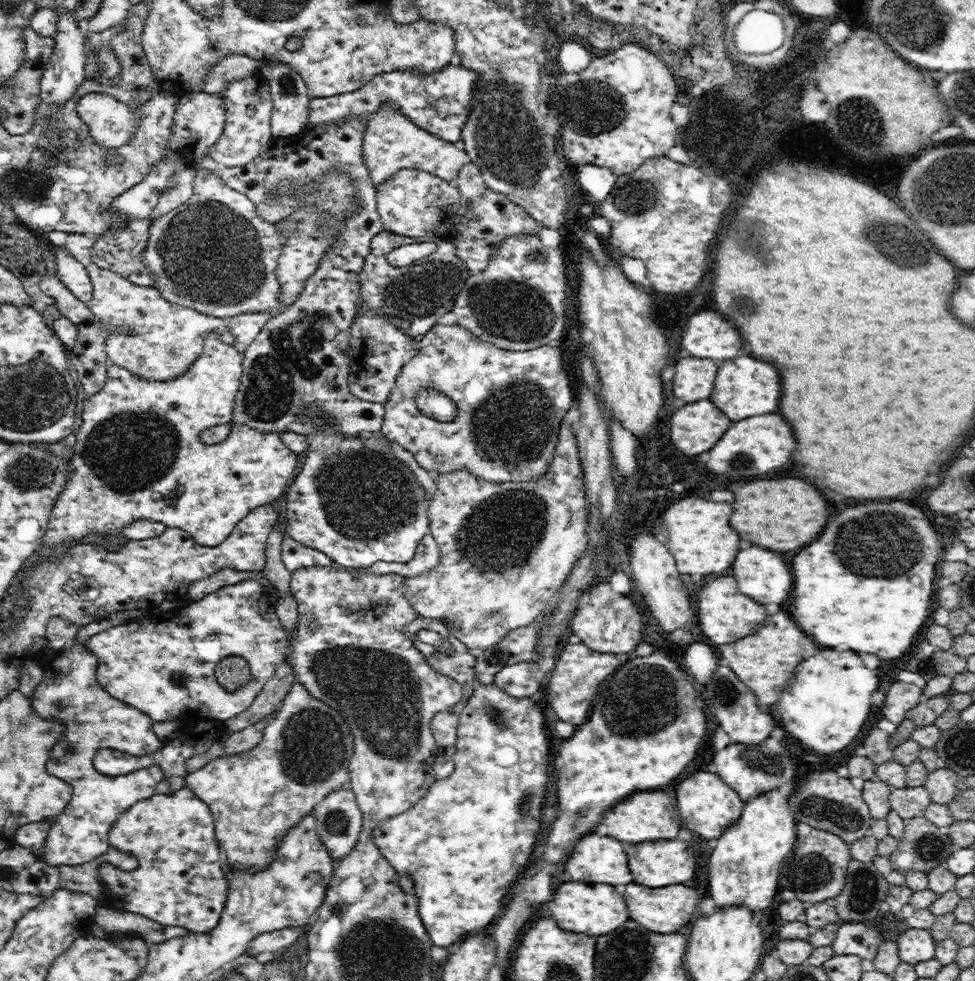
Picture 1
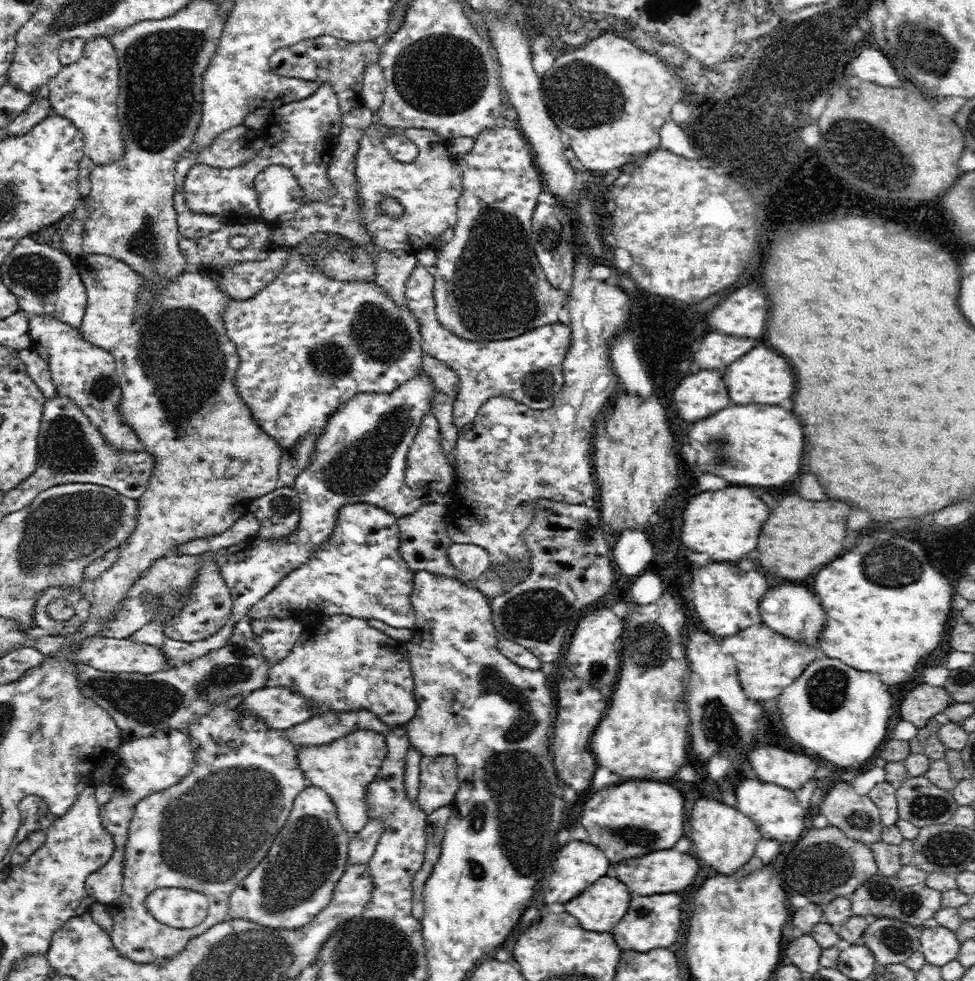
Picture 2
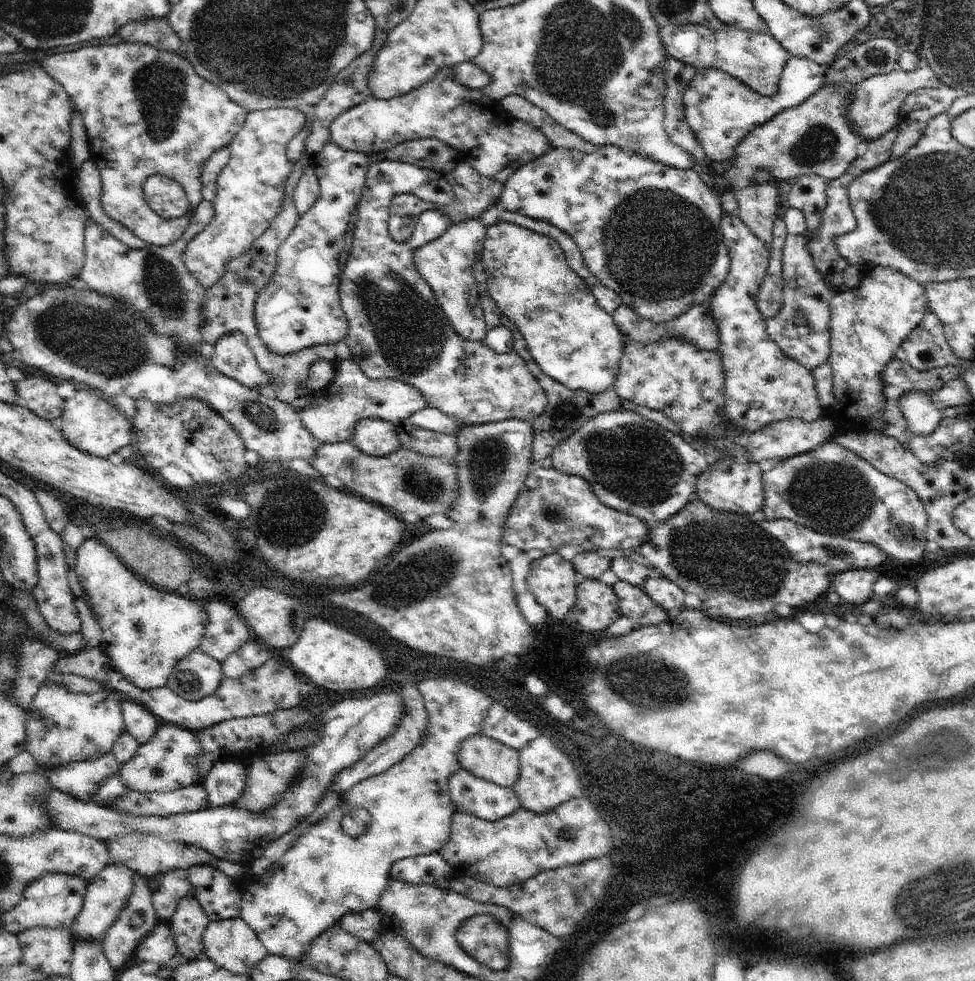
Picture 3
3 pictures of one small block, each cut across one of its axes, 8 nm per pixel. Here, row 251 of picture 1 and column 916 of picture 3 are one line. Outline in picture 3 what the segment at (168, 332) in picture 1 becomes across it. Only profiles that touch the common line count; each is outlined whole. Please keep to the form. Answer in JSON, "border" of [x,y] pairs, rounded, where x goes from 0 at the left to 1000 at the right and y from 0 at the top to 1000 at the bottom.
{"border":[[[943,65],[934,73],[926,71],[916,71],[906,77],[893,77],[879,86],[879,96],[875,96],[875,108],[871,108],[871,122],[879,130],[879,135],[885,139],[887,147],[897,145],[906,137],[910,137],[914,130],[918,130],[922,122],[922,112],[932,96],[938,92],[961,92],[965,90],[967,84],[959,77],[953,65]]]}

